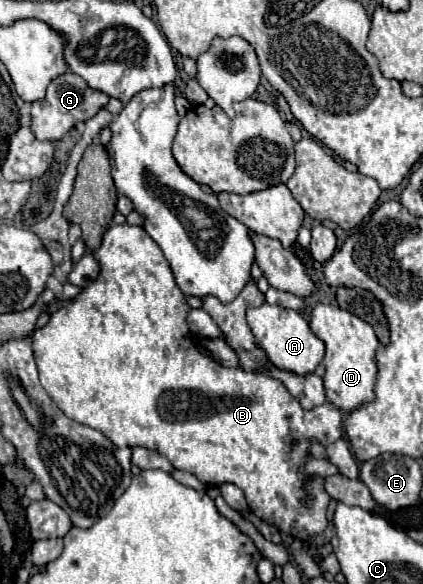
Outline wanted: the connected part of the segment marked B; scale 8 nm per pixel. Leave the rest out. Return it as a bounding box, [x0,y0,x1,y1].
[33,225,343,541]

